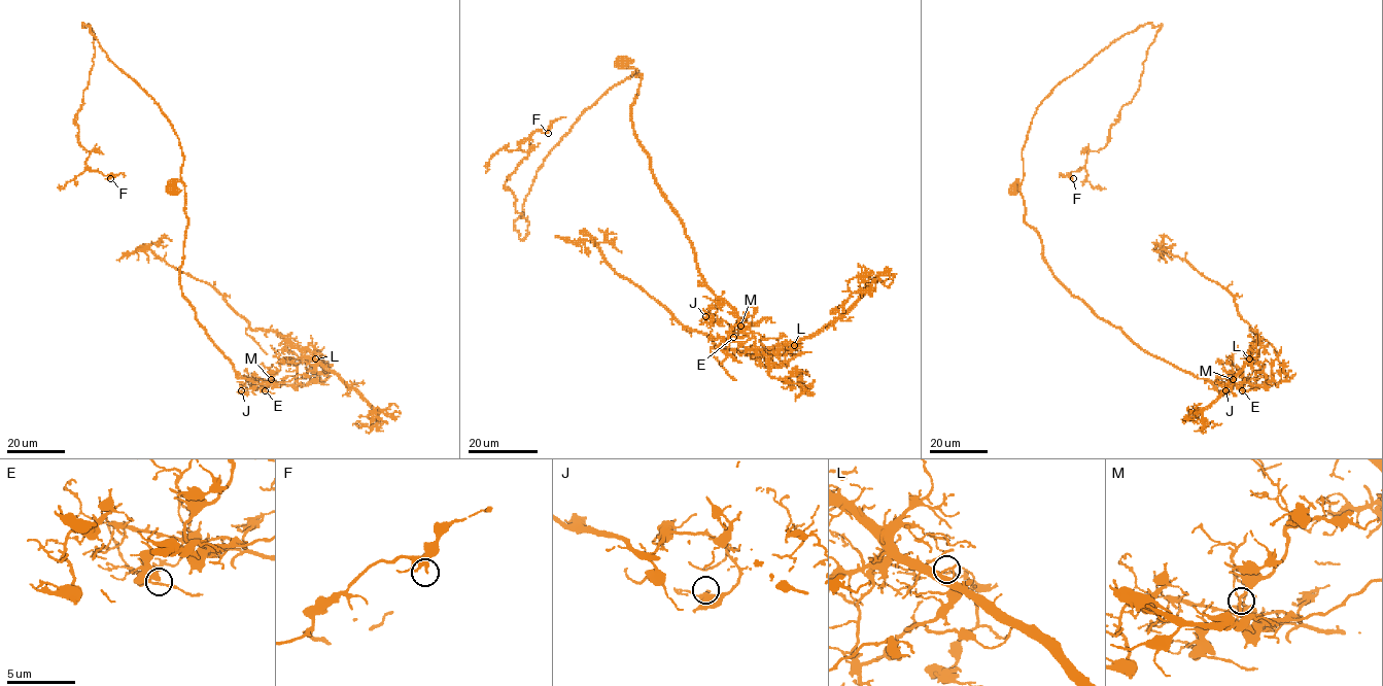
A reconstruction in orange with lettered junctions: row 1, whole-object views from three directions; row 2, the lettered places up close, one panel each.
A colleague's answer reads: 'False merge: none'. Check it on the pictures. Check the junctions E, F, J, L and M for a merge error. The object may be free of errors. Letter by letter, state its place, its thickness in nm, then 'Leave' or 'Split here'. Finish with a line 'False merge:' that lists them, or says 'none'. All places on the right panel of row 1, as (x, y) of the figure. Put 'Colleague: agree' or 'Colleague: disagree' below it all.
E: Place: (1242, 390). Thickness 240 nm. Leave
F: Place: (1073, 178). Thickness 260 nm. Leave
J: Place: (1225, 390). Thickness 280 nm. Leave
L: Place: (1249, 358). Thickness 220 nm. Split here
M: Place: (1233, 379). Thickness 180 nm. Leave
False merge: L
Colleague: disagree

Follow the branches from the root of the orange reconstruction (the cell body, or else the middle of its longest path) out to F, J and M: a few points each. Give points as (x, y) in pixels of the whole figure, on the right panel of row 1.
F: (1014, 190), (1030, 123), (1050, 92), (1125, 35), (1161, 25), (1139, 89), (1073, 178)
J: (1014, 190), (1017, 181), (1024, 220), (1072, 295), (1149, 353), (1212, 382), (1226, 379), (1233, 388), (1225, 390)
M: (1014, 190), (1017, 181), (1024, 220), (1037, 233), (1052, 275), (1072, 295), (1149, 353), (1214, 383), (1233, 379)

